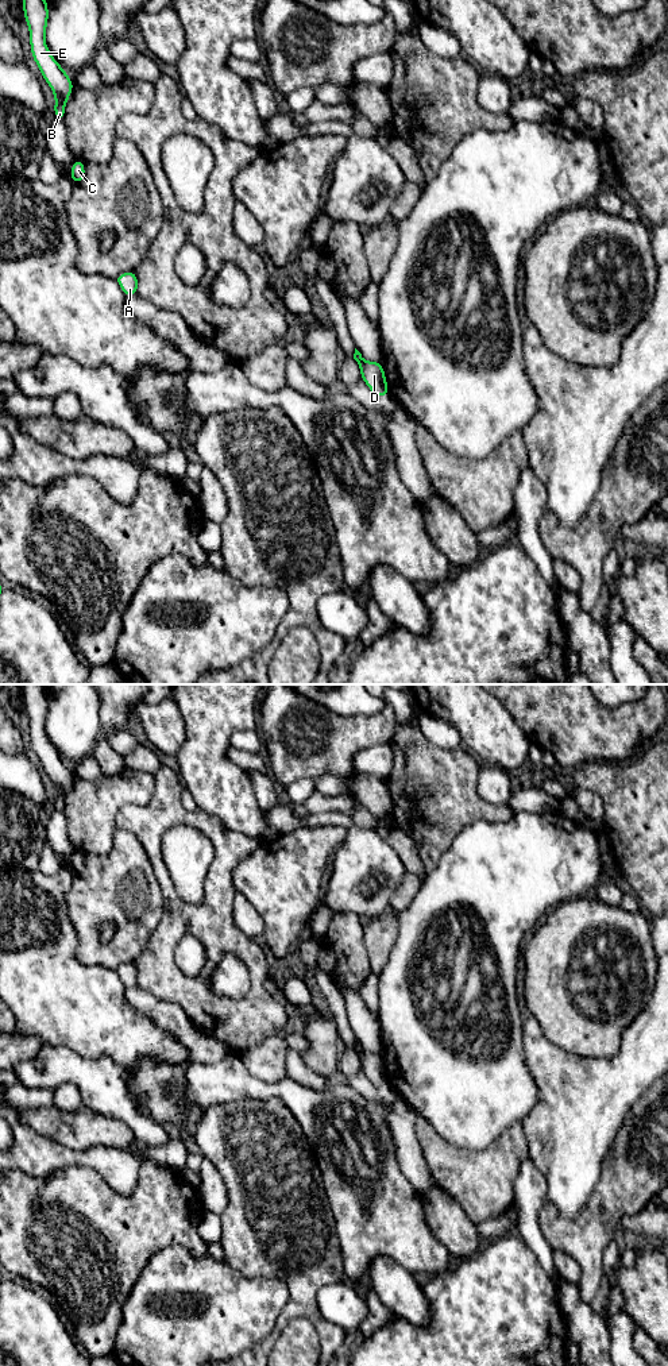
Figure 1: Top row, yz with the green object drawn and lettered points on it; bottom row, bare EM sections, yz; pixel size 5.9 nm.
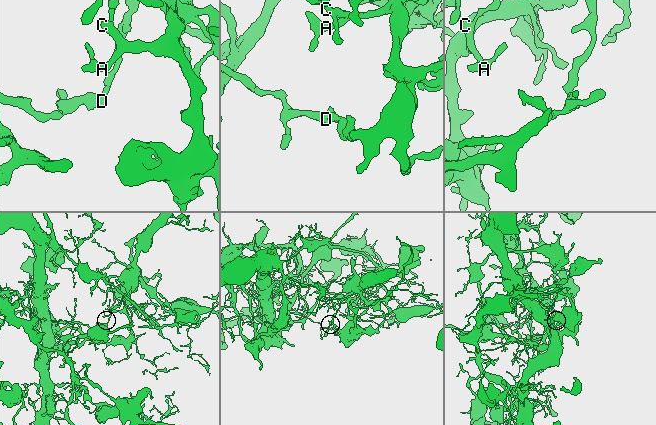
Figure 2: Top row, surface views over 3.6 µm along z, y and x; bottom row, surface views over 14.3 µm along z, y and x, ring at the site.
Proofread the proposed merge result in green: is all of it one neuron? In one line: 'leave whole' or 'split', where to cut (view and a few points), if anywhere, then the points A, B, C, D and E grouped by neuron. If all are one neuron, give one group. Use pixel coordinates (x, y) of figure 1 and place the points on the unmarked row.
split; cut yz (363, 1050), (358, 1054); groups A B C E / D

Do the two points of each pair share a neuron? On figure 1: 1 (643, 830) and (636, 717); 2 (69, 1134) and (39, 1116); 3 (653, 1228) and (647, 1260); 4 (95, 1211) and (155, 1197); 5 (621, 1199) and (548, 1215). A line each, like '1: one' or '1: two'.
1: two
2: one
3: two
4: one
5: one

